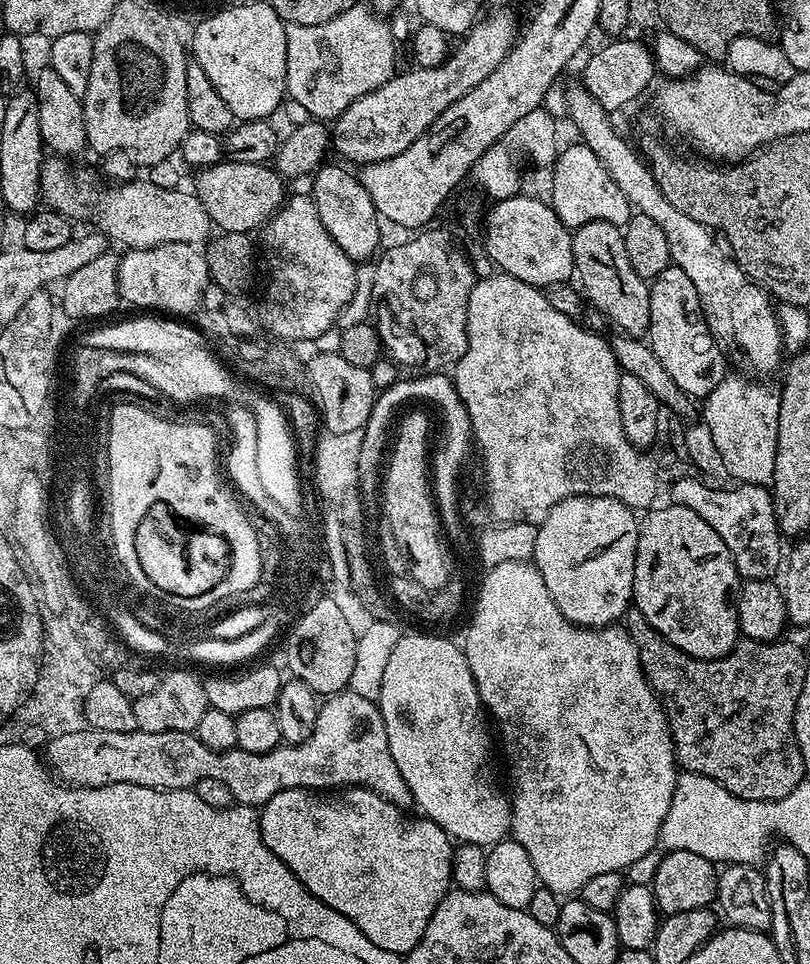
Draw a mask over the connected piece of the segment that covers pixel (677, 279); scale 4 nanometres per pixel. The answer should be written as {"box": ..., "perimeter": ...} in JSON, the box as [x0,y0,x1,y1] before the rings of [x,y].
{"box":[646,266,726,398],"perimeter":[[[670,266],[662,270],[648,289],[650,294],[650,326],[646,333],[647,343],[652,345],[658,362],[666,366],[670,378],[682,386],[693,398],[707,398],[726,375],[724,356],[717,338],[707,328],[706,318],[699,306],[698,293],[684,270]]]}

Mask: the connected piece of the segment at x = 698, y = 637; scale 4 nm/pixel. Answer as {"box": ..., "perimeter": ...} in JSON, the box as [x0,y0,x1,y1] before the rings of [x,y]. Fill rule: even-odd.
{"box":[632,502,742,660],"perimeter":[[[671,502],[665,504],[665,508],[656,506],[645,511],[639,521],[640,533],[638,534],[638,550],[636,551],[636,561],[634,562],[634,586],[632,587],[634,607],[642,610],[642,618],[646,618],[646,622],[650,622],[650,626],[654,626],[654,630],[658,630],[658,634],[662,634],[662,638],[666,638],[686,654],[690,654],[699,660],[717,660],[726,654],[730,654],[741,639],[738,618],[736,617],[735,598],[742,583],[742,577],[736,571],[730,550],[726,550],[726,542],[722,542],[722,538],[718,538],[718,533],[708,523],[702,522],[702,518],[698,518],[698,514],[694,514],[694,510],[690,510],[686,506]]]}

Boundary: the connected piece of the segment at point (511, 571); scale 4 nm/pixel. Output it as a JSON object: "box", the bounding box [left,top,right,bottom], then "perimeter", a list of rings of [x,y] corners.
{"box":[462,560,678,898],"perimeter":[[[519,560],[518,562],[502,562],[498,566],[488,568],[486,574],[488,574],[488,577],[486,577],[480,584],[480,597],[476,600],[476,613],[472,616],[472,625],[469,626],[468,633],[465,634],[464,640],[462,639],[464,657],[470,666],[470,674],[474,676],[474,682],[478,686],[481,705],[483,705],[486,709],[487,715],[491,717],[493,721],[496,719],[497,722],[500,723],[500,736],[498,732],[498,740],[499,743],[500,740],[504,743],[504,756],[508,759],[508,776],[512,779],[512,792],[510,788],[510,803],[512,805],[512,826],[510,829],[511,839],[517,840],[517,842],[526,849],[526,854],[530,854],[530,862],[534,862],[537,881],[539,881],[543,887],[550,889],[551,892],[555,892],[557,896],[568,898],[573,894],[579,893],[580,888],[586,886],[586,882],[590,882],[590,878],[594,878],[594,874],[624,872],[631,864],[638,862],[638,858],[650,854],[657,847],[660,839],[660,827],[666,818],[666,810],[670,810],[670,798],[674,798],[674,790],[676,789],[678,765],[676,763],[674,742],[672,741],[672,735],[668,729],[664,708],[660,704],[660,699],[656,696],[656,691],[648,685],[648,680],[644,676],[642,666],[638,662],[638,646],[634,646],[634,642],[630,638],[627,628],[623,626],[581,628],[577,625],[571,624],[571,622],[569,622],[562,614],[562,610],[558,610],[554,598],[550,598],[550,590],[546,590],[546,582],[542,582],[542,574],[537,570],[535,564],[527,560]]]}

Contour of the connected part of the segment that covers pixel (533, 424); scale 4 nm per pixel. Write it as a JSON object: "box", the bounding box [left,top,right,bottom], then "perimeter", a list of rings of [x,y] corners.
{"box":[454,275,660,526],"perimeter":[[[495,275],[488,276],[485,280],[477,279],[473,286],[469,300],[468,352],[454,365],[457,394],[461,396],[469,412],[475,443],[478,448],[480,444],[480,452],[484,455],[484,480],[488,483],[488,512],[492,515],[491,519],[502,524],[526,522],[539,526],[553,506],[567,496],[613,496],[627,508],[651,509],[657,503],[656,491],[660,488],[660,472],[656,469],[655,462],[648,457],[649,453],[634,447],[630,438],[626,438],[626,432],[622,430],[622,414],[618,414],[618,378],[621,371],[620,364],[612,353],[611,343],[607,339],[603,340],[598,333],[583,328],[579,319],[554,310],[554,306],[550,306],[547,295],[541,289],[513,276]]]}

